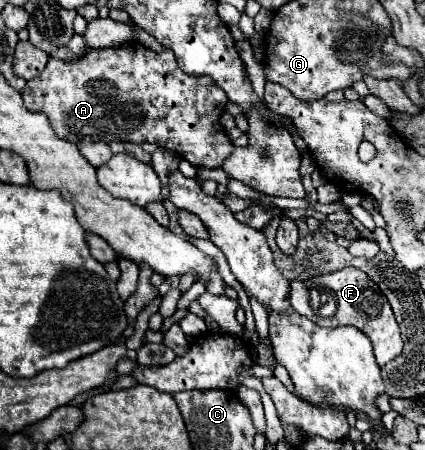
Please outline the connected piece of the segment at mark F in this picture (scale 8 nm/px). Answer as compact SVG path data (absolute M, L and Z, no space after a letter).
M344 268L332 274L314 276L310 280L292 280L290 302L292 308L316 322L318 326L354 326L362 330L374 346L374 356L380 366L388 364L402 352L402 338L394 320L392 308L382 290L358 268Z

